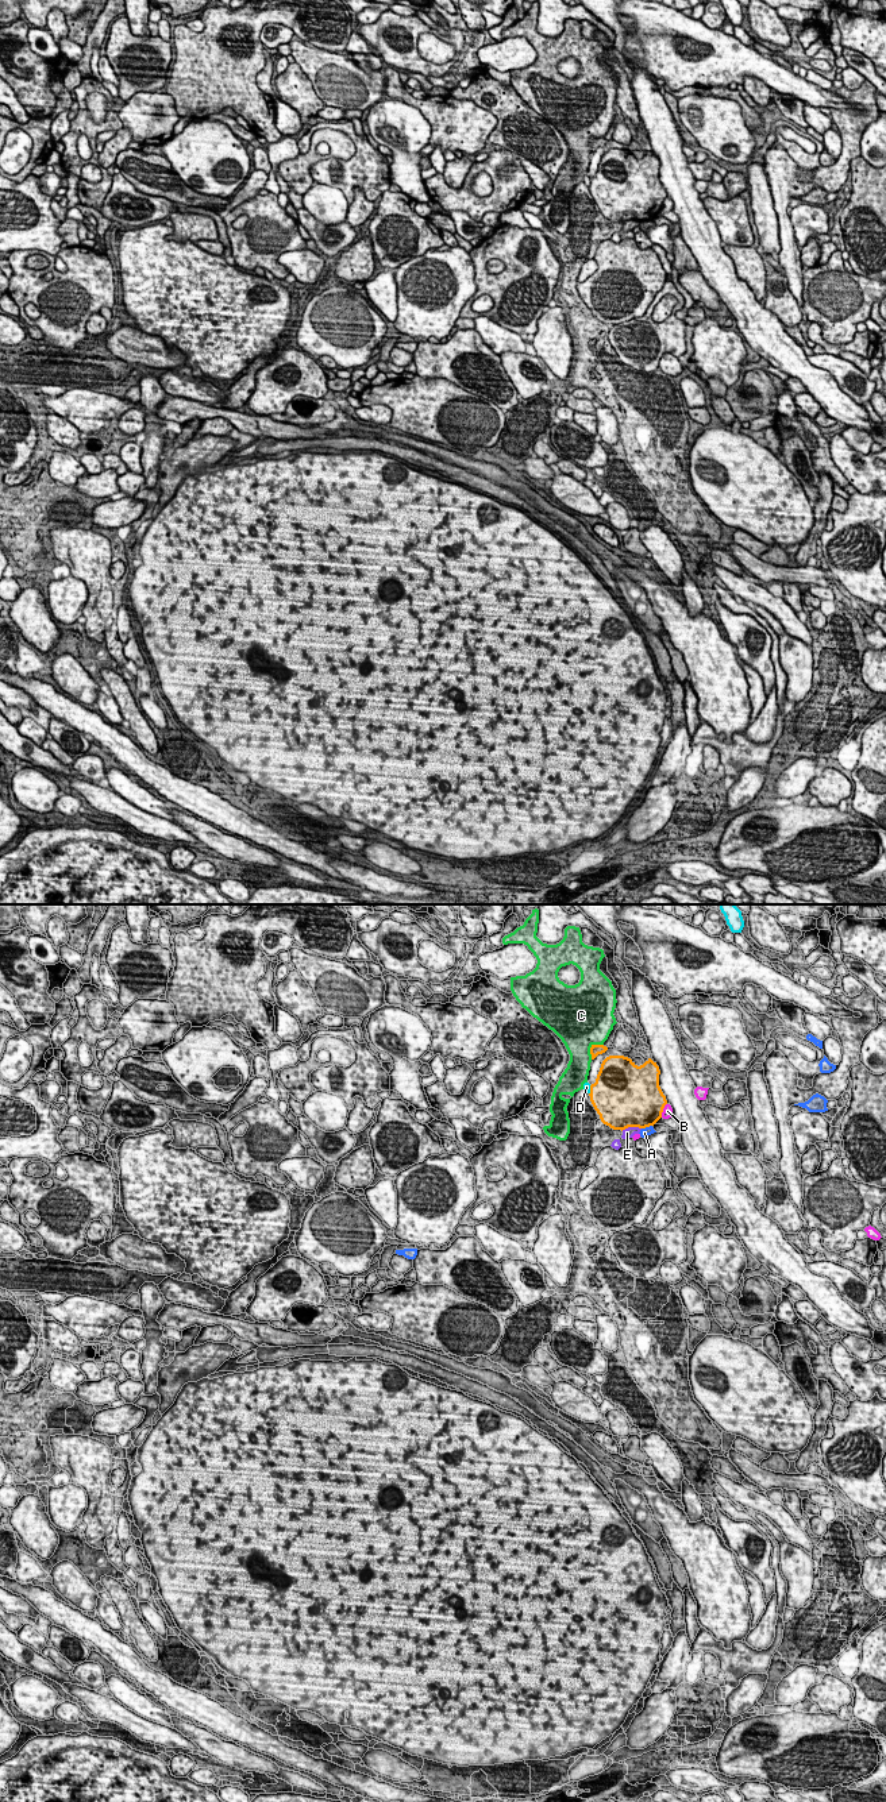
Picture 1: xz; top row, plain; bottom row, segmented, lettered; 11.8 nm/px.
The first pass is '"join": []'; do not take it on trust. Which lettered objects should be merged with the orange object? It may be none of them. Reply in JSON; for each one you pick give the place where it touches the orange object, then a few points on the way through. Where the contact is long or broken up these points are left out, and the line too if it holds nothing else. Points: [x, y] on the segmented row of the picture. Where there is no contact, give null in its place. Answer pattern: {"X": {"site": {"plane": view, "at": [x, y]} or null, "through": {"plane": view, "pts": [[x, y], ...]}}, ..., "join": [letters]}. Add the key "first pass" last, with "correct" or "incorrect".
{"join": [], "first pass": "correct"}

